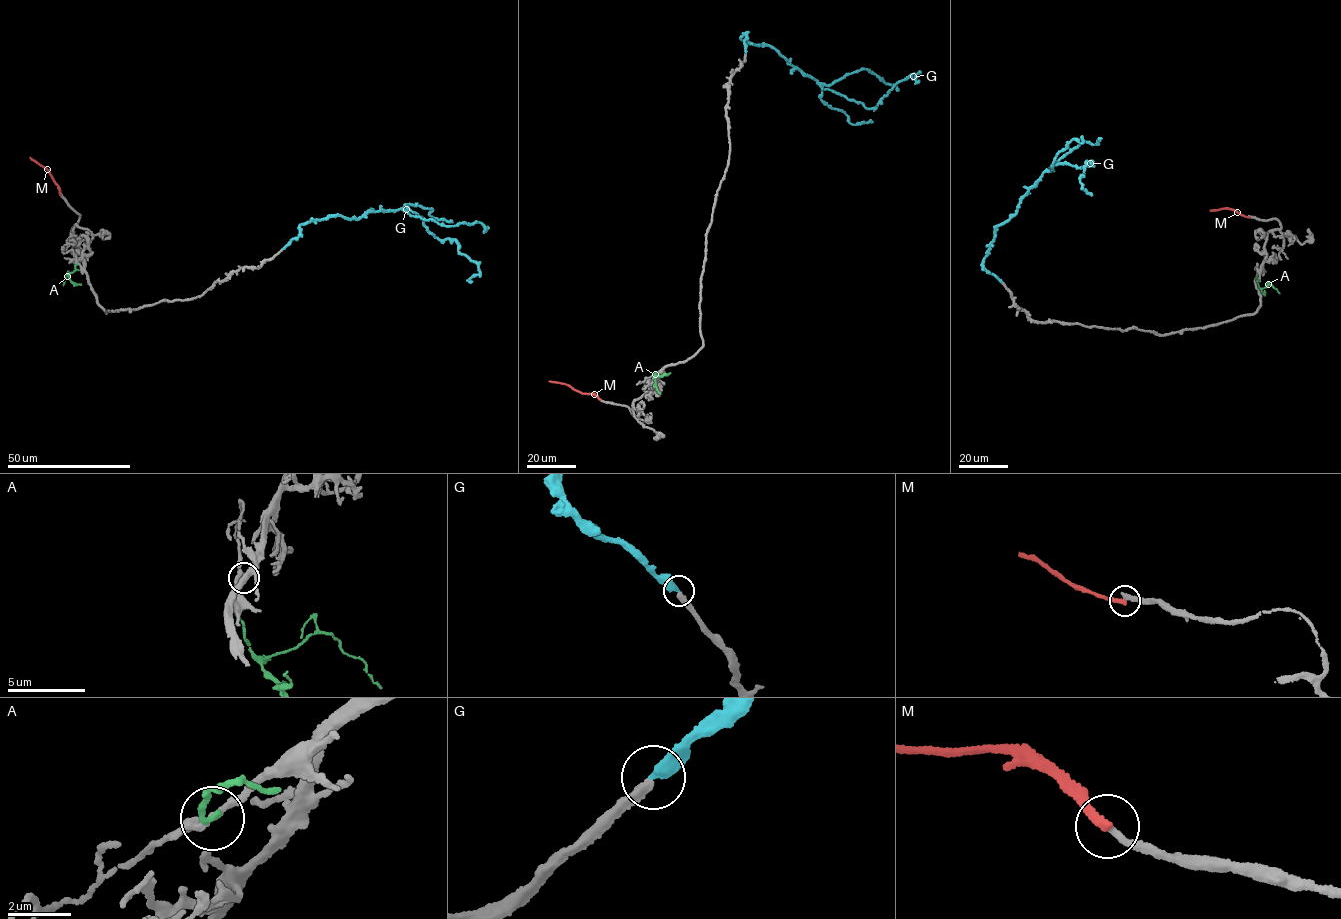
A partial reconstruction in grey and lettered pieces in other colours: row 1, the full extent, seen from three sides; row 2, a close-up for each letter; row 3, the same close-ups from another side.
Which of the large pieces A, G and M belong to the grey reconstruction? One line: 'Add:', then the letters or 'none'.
Add: G

